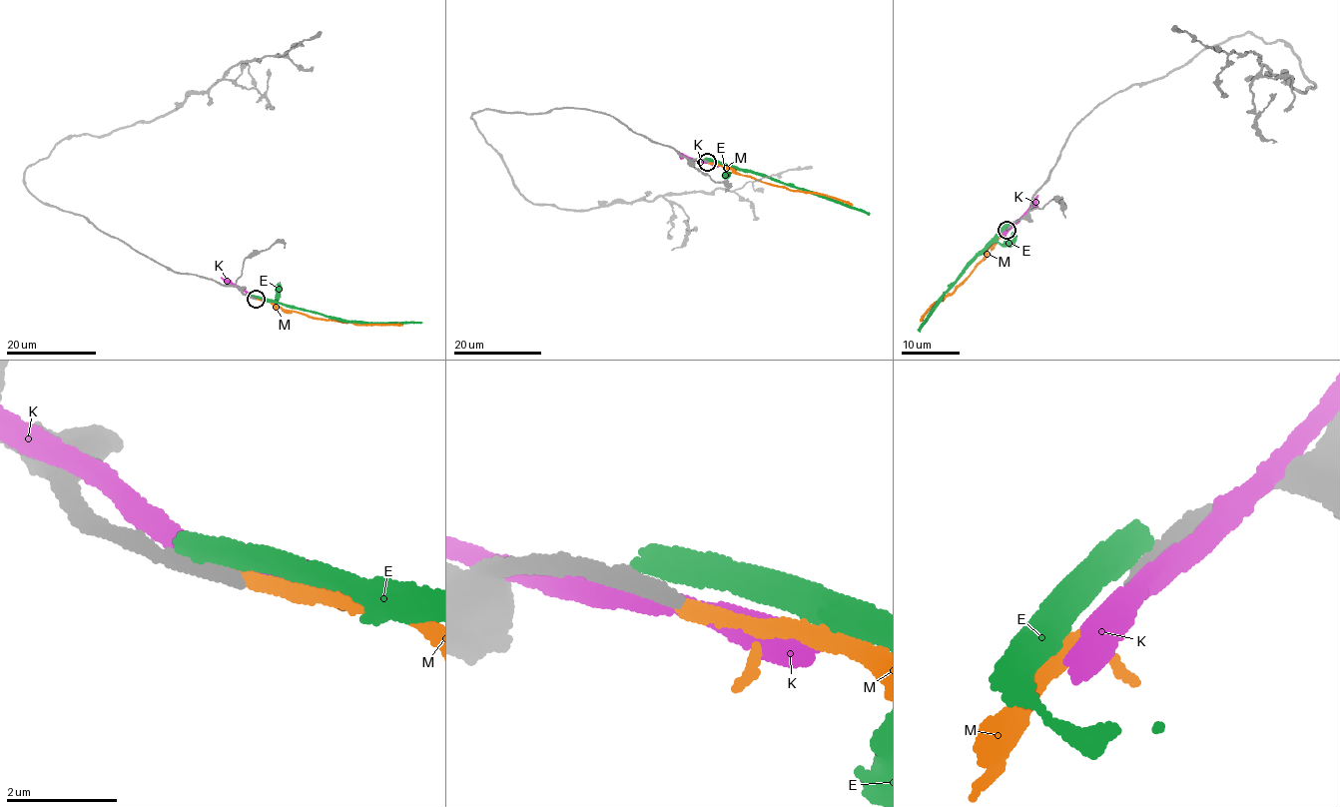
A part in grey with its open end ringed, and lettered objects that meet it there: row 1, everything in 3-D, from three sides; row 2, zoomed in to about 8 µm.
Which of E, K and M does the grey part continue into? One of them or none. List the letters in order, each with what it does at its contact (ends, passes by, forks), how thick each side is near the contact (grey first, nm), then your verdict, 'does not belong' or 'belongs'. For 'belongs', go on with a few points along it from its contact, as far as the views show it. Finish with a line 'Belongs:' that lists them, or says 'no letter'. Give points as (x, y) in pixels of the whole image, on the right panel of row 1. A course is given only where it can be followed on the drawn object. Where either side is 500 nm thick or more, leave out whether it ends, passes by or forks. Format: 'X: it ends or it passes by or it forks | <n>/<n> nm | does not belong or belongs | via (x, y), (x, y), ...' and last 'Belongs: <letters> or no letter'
E: it ends | 380/400 nm | does not belong
K: it passes by | 360/320 nm | does not belong
M: it ends | 320/240 nm | belongs | via (1007, 228), (962, 285), (930, 307), (921, 322)
Belongs: M

